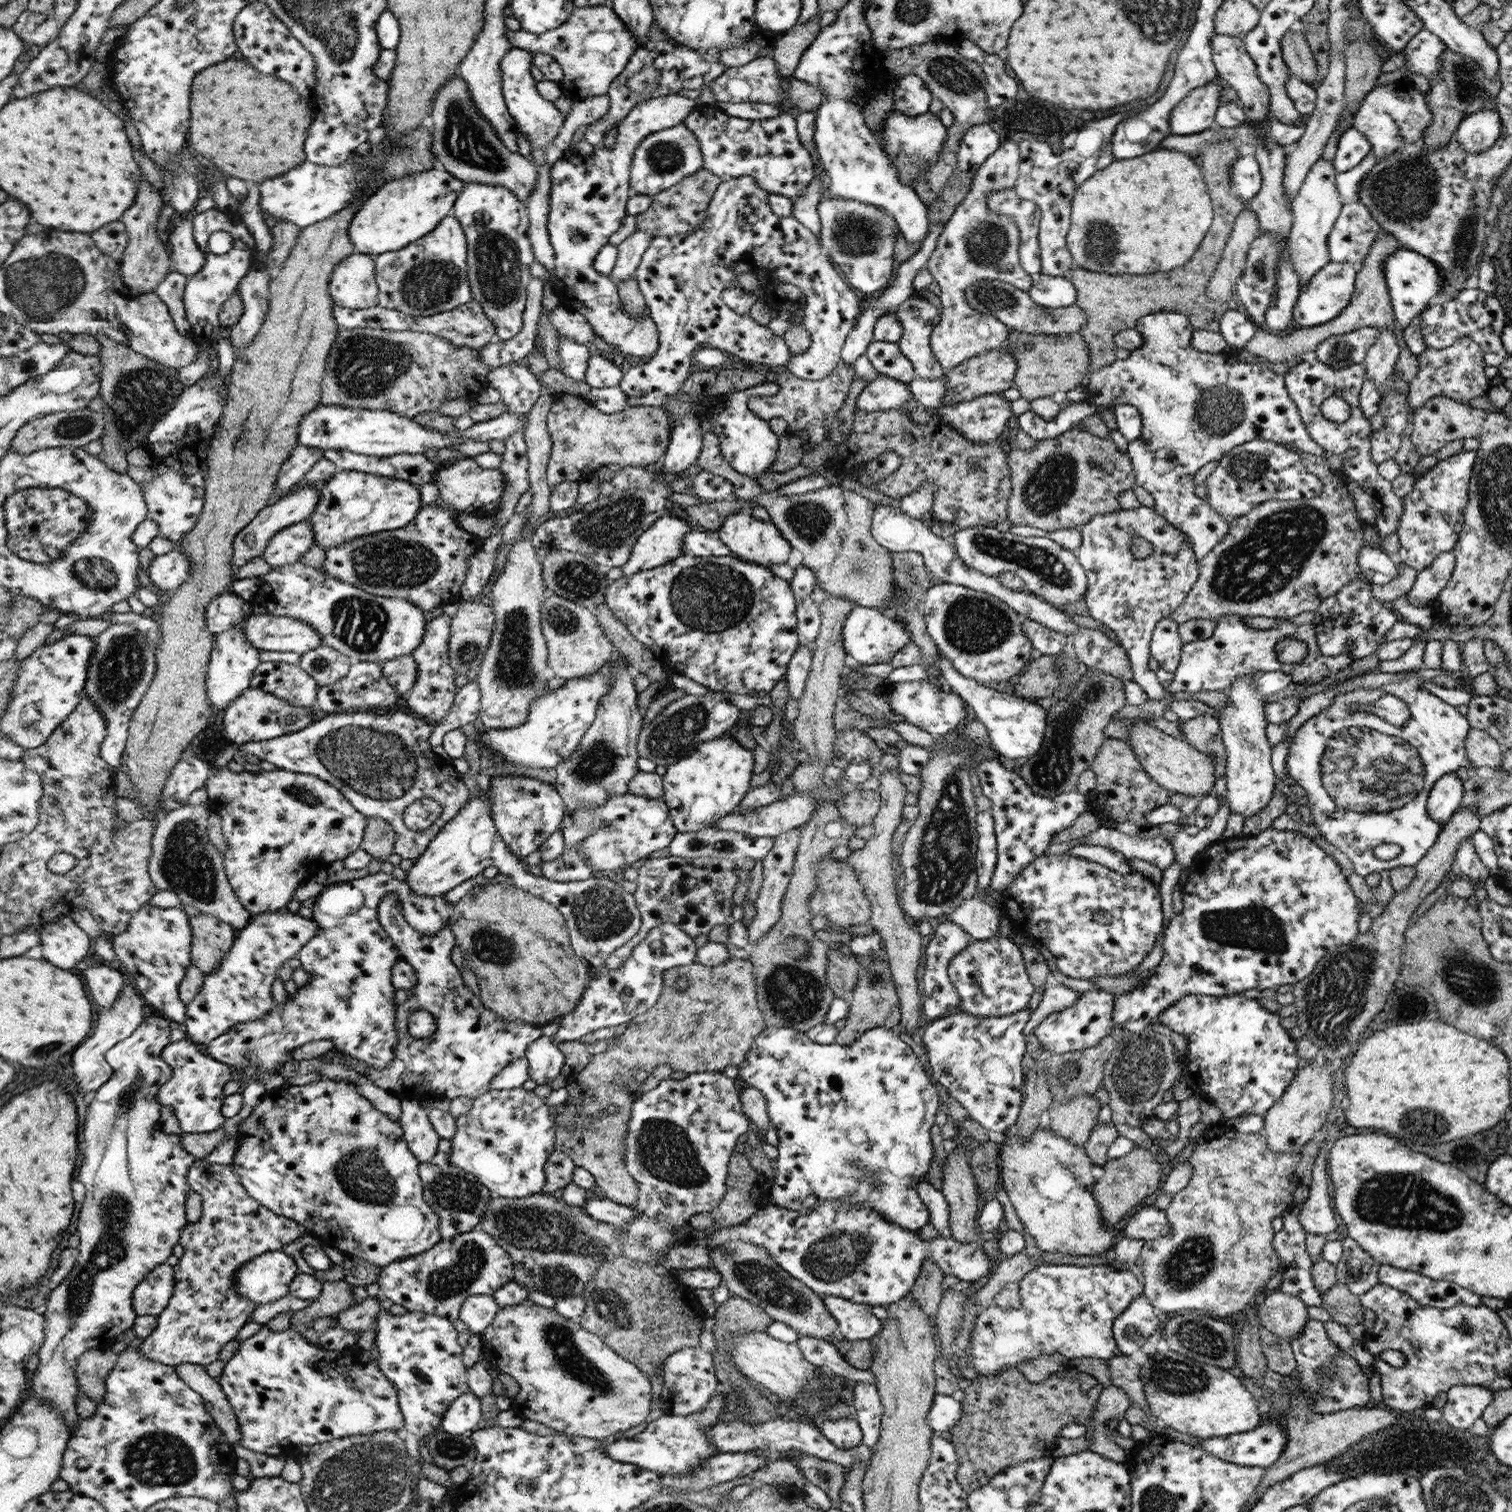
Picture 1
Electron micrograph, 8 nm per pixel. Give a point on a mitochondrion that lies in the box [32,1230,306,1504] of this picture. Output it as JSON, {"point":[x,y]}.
{"point":[154,1459]}

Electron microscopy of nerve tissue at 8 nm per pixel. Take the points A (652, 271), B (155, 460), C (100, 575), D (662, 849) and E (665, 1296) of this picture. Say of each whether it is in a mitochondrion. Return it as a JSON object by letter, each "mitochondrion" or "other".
{"A":"other","B":"other","C":"mitochondrion","D":"other","E":"other"}

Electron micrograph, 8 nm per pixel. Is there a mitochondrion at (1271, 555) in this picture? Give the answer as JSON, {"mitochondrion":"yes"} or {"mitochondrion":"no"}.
{"mitochondrion":"yes"}

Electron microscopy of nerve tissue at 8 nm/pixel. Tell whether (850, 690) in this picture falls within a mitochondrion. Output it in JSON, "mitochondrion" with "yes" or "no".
{"mitochondrion":"no"}

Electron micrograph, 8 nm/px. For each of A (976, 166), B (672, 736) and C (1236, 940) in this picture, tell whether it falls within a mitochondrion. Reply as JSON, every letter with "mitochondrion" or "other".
{"A":"other","B":"mitochondrion","C":"other"}

